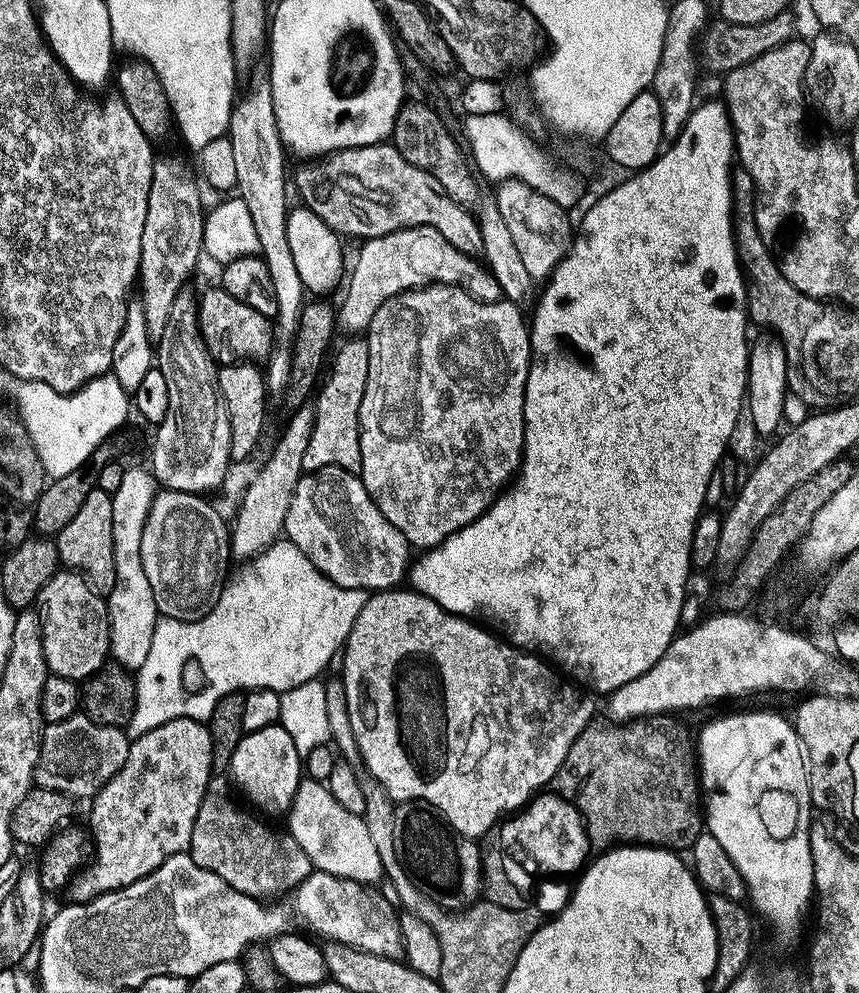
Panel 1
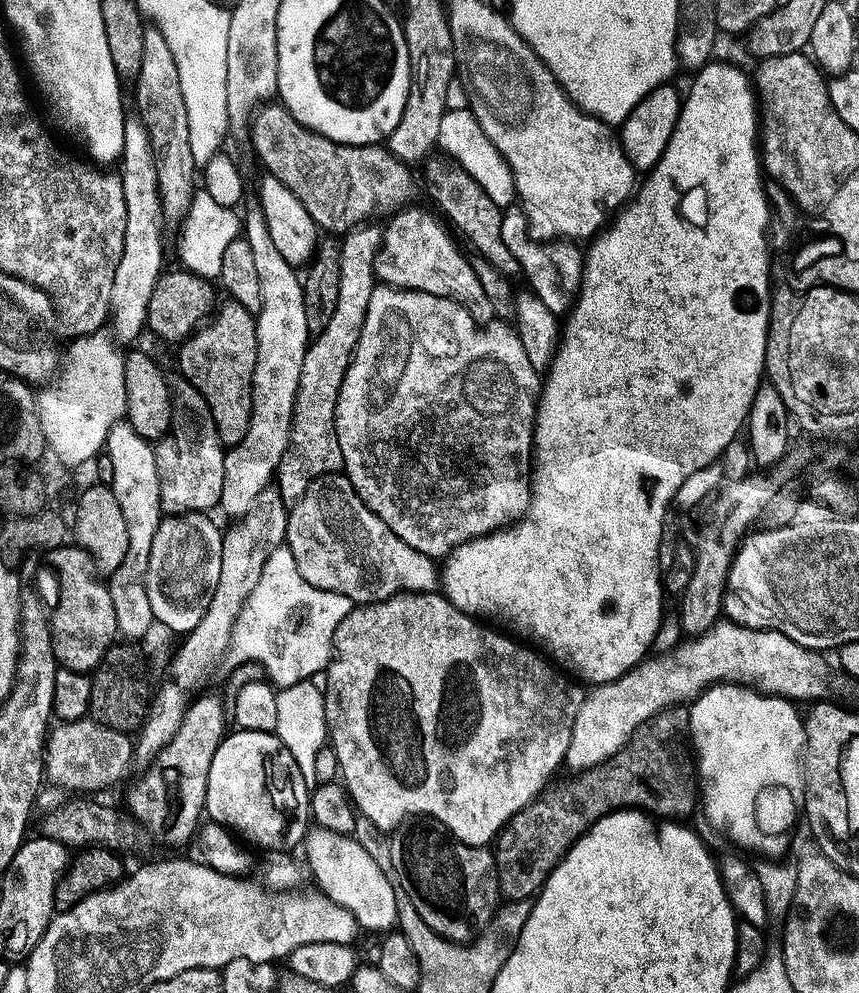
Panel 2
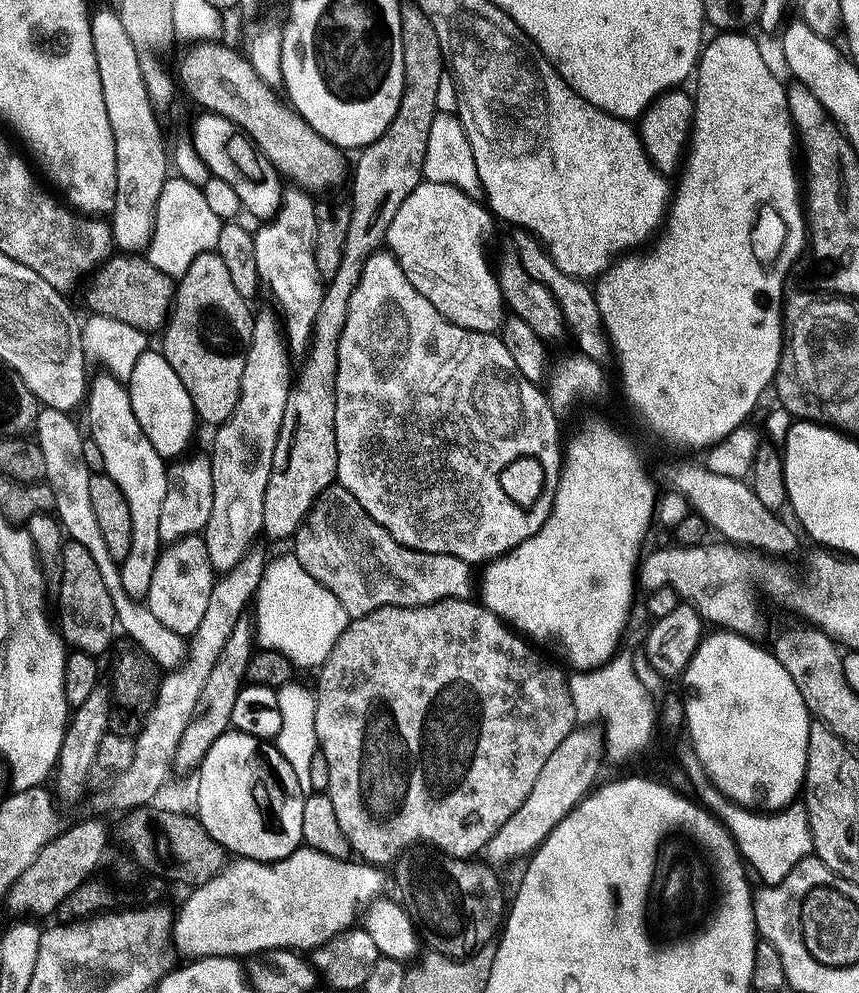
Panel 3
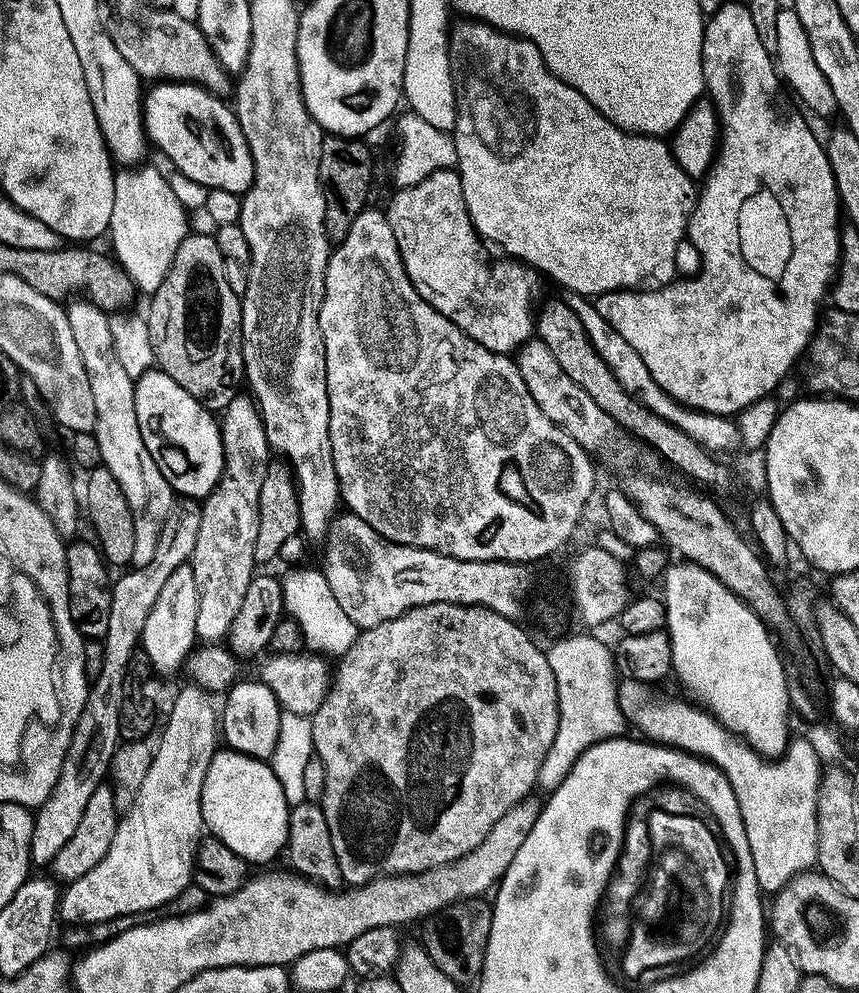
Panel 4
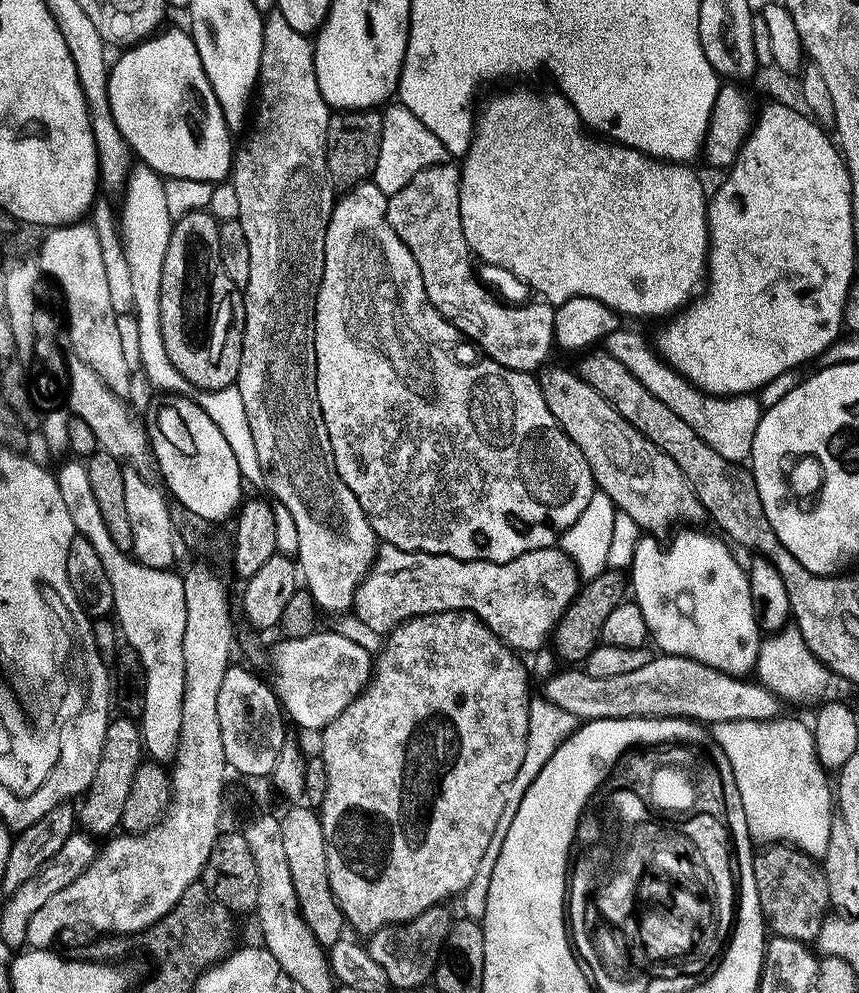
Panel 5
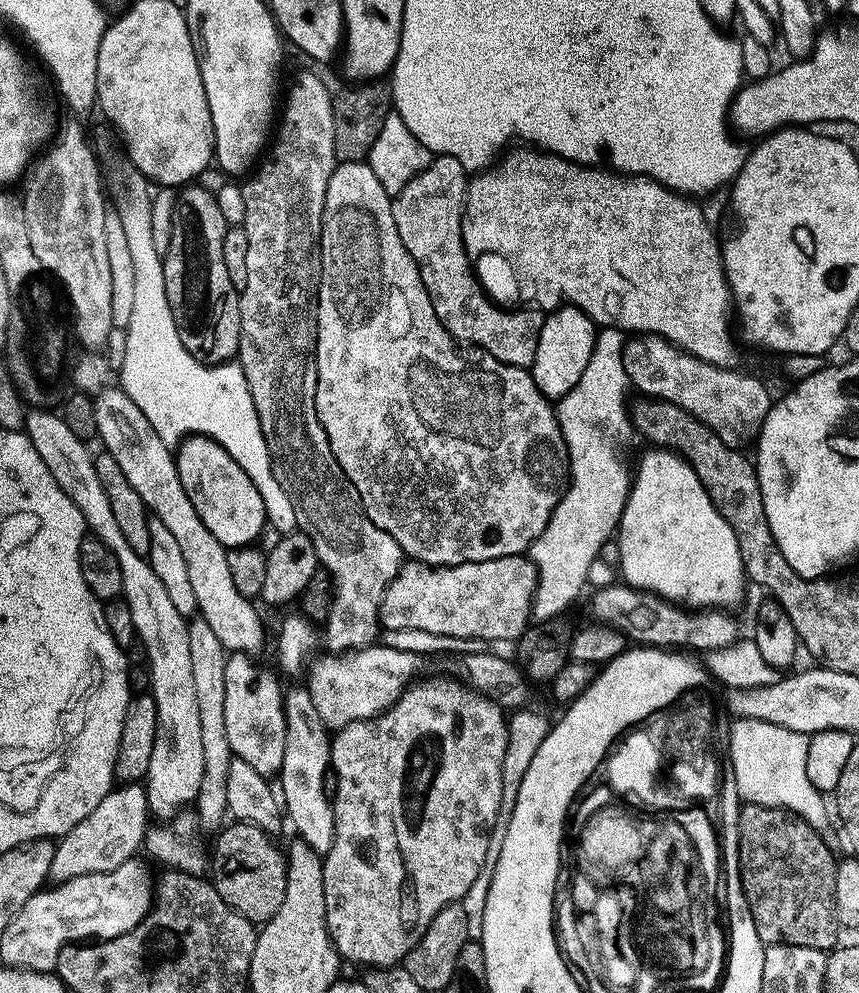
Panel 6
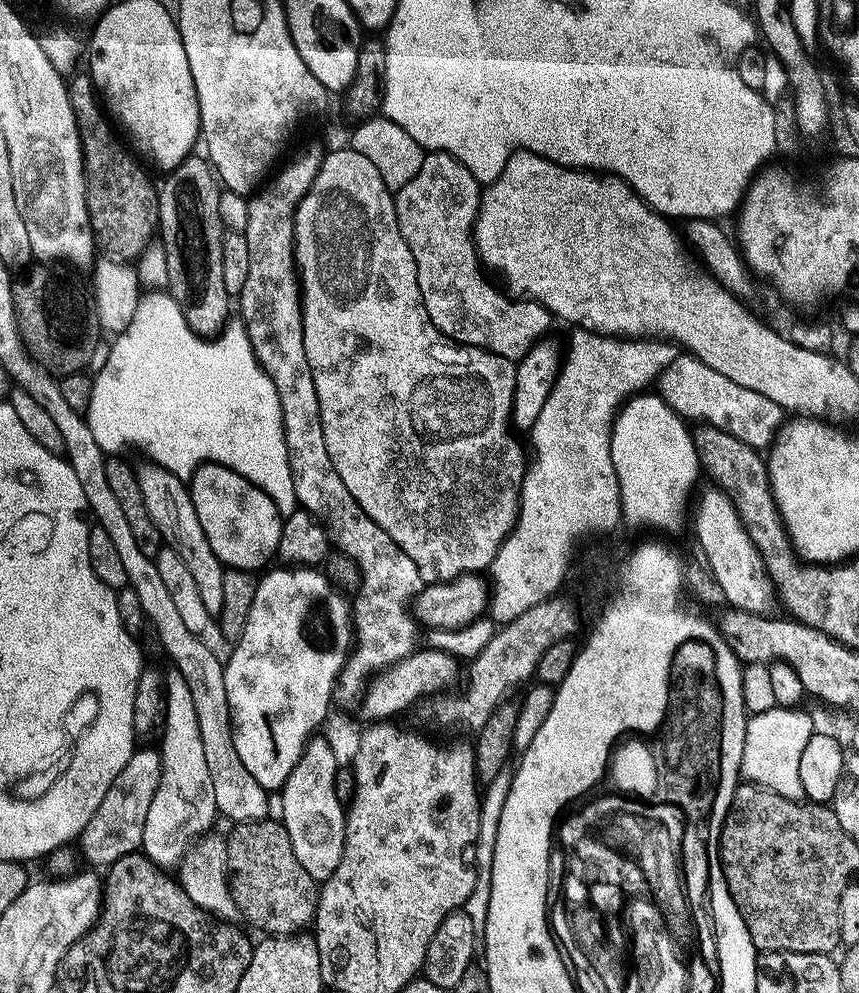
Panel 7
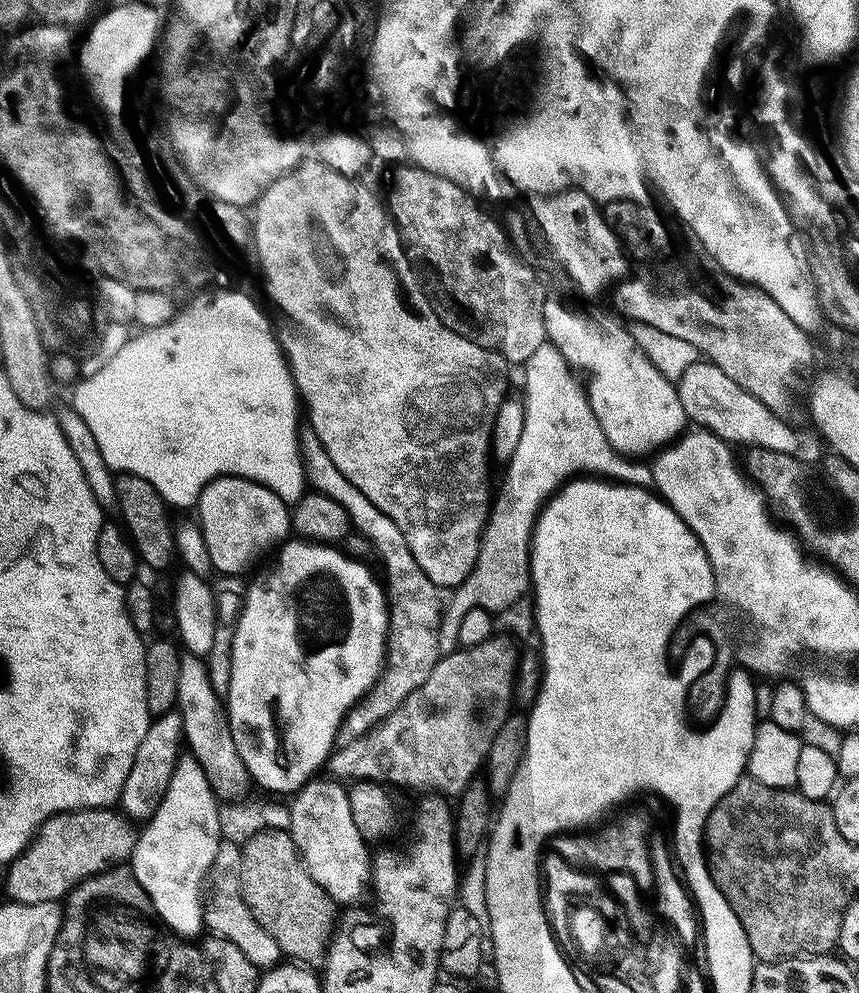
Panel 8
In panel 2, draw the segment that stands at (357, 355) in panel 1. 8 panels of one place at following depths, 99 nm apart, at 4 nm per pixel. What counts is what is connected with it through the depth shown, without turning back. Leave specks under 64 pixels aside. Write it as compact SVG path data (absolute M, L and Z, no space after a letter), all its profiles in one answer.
M361 227L343 237L340 244L338 302L328 324L308 346L306 362L302 366L300 394L296 400L296 418L292 423L292 445L280 463L278 473L278 491L288 502L301 500L318 478L344 472L344 454L337 427L340 398L356 356L370 298L378 287L375 260L384 244L384 228L372 227Z

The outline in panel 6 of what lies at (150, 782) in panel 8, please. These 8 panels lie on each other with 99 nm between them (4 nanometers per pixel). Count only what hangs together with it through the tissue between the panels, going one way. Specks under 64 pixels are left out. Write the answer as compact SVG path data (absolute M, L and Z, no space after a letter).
M136 782L117 787L100 803L98 810L86 818L86 822L78 822L78 826L74 826L74 830L70 830L70 834L63 836L56 844L49 881L53 885L65 884L86 874L106 874L118 870L118 866L137 859L149 827L147 787Z

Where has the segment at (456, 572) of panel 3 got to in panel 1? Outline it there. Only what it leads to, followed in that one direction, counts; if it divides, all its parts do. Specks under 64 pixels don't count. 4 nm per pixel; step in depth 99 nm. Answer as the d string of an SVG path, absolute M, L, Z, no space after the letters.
M323 468L317 472L309 472L298 482L298 490L294 490L294 502L290 502L290 514L286 518L286 526L284 527L287 539L292 541L294 546L298 546L298 550L302 550L302 554L306 554L306 558L310 558L310 562L314 562L314 566L324 577L330 582L334 582L338 586L342 586L346 590L358 590L359 592L367 592L375 594L378 592L390 592L401 587L400 584L409 579L410 565L414 560L414 549L402 533L399 532L392 523L390 523L382 514L382 510L378 510L378 506L370 498L370 494L366 490L363 480L355 472L348 472L344 468Z

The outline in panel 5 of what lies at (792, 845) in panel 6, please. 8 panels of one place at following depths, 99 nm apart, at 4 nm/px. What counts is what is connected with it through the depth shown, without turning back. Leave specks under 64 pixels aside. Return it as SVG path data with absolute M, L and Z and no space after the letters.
M773 844L761 852L764 853L756 856L756 881L767 927L782 938L817 941L832 908L823 867L813 857L787 844Z

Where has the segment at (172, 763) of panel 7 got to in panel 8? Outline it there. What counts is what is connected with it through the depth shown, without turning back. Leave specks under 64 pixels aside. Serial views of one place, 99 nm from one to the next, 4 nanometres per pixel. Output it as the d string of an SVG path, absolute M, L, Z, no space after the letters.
M191 754L181 755L180 765L176 767L174 778L164 794L164 801L154 809L150 819L143 825L136 841L136 849L132 851L131 875L146 890L146 894L152 900L155 915L159 917L162 924L164 919L163 927L177 932L180 935L177 937L180 938L196 938L192 936L205 931L205 901L202 897L206 892L208 874L214 866L214 858L218 858L218 850L222 843L219 830L220 809L216 791L212 789L206 778L206 770L202 770L202 766Z

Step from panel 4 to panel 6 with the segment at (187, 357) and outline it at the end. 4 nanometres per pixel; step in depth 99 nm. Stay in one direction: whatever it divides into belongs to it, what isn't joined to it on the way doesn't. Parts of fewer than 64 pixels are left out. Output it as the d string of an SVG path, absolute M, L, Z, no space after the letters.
M188 186L176 197L176 212L173 214L173 234L164 256L166 298L172 307L176 325L186 350L202 364L215 366L235 361L240 354L242 338L242 310L238 284L232 281L228 260L224 257L224 243L228 240L230 225L220 209L220 201L201 186Z

